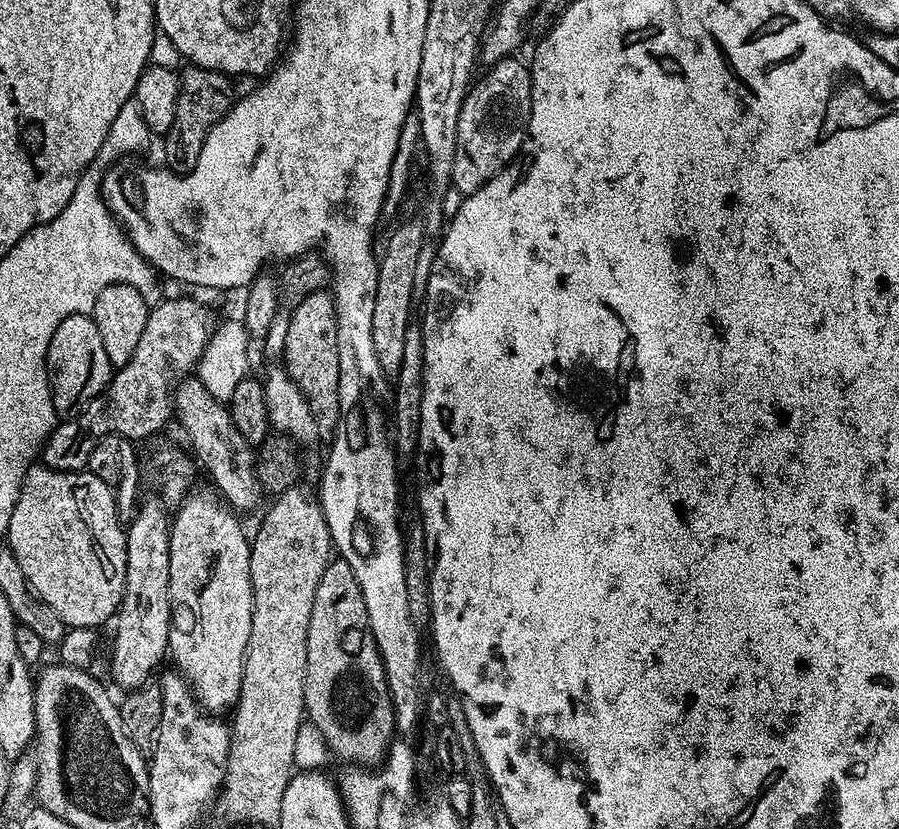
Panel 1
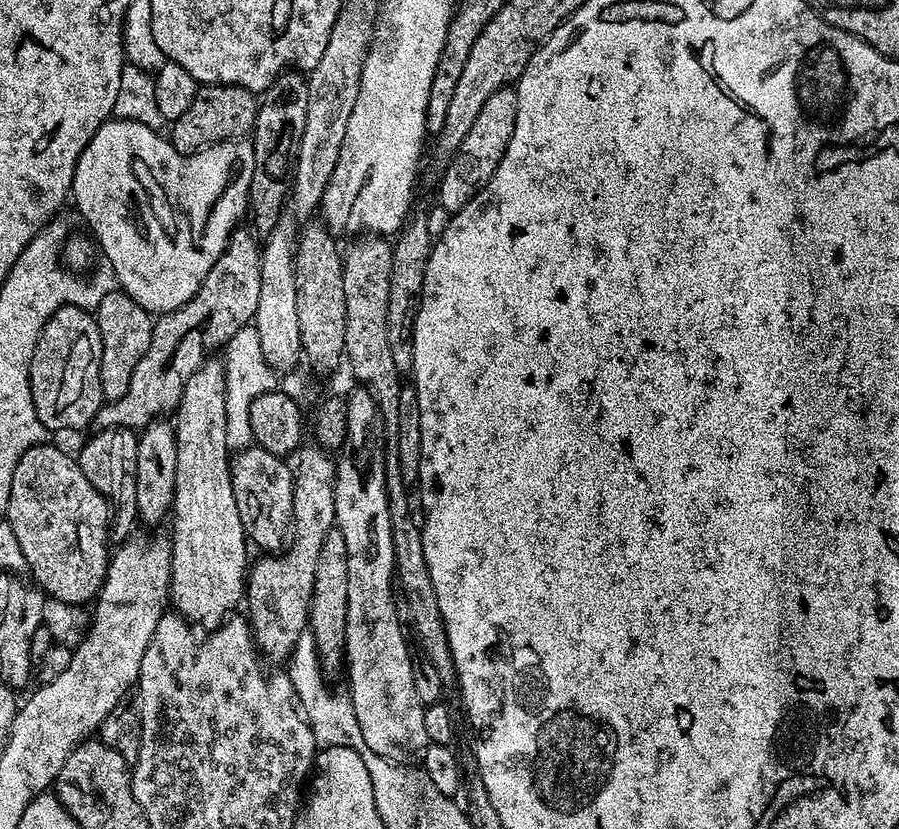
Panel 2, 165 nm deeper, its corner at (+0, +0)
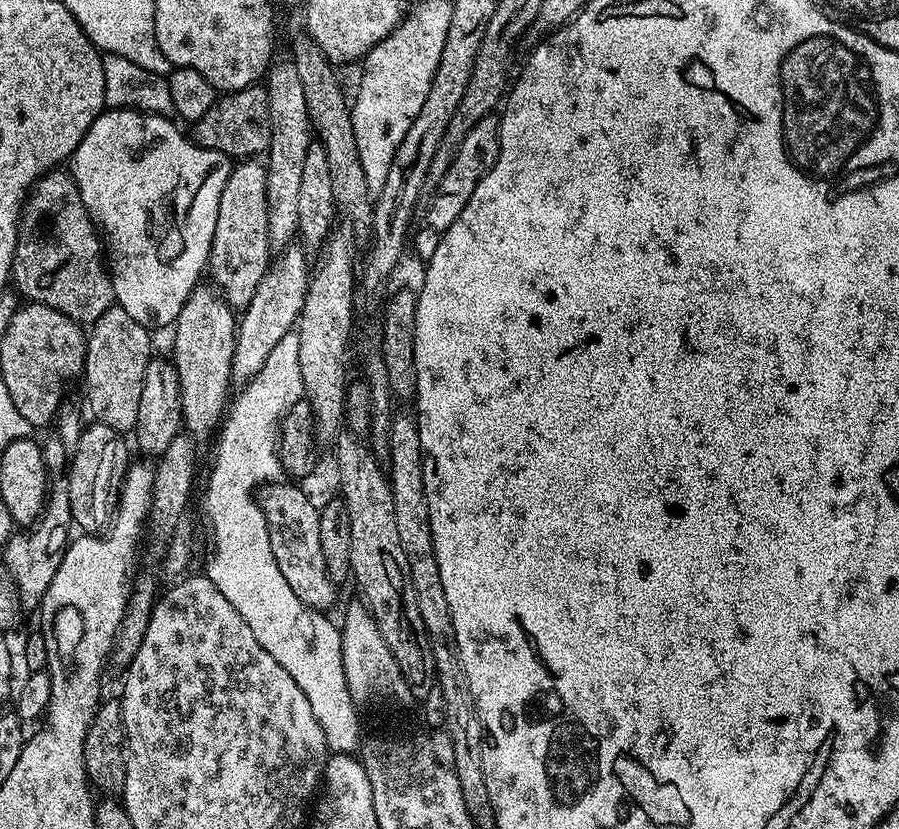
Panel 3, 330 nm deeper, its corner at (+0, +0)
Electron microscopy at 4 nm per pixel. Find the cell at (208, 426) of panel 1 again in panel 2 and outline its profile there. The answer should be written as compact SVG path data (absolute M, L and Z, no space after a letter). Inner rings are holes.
M249 446L239 449L231 457L232 485L234 486L234 502L238 506L238 518L242 518L244 535L253 545L256 544L268 554L276 554L285 547L286 537L292 523L292 507L294 506L294 472L287 468L281 457L270 454L266 450Z

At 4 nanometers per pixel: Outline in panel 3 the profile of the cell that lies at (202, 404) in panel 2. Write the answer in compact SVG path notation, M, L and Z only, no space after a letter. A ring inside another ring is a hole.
M212 286L204 287L196 287L182 306L174 325L176 341L170 353L180 379L180 401L184 415L182 428L197 442L208 440L211 436L213 439L229 407L228 386L233 383L231 360L234 358L238 325L233 309L229 308L219 291Z

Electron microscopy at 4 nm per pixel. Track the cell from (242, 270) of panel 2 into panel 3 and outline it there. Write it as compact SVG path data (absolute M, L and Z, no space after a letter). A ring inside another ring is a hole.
M248 158L232 169L226 186L222 186L222 202L218 202L218 222L214 222L212 249L208 255L211 283L215 285L229 308L243 310L250 306L259 283L273 259L270 246L270 214L266 198L267 167Z

